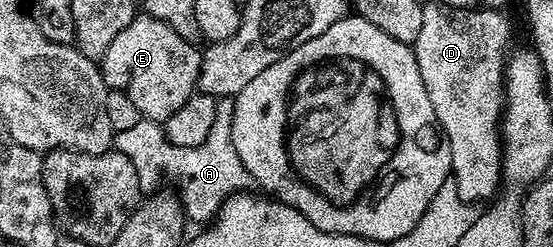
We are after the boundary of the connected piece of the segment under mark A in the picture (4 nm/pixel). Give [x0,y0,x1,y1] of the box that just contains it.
[115,98,253,224]

